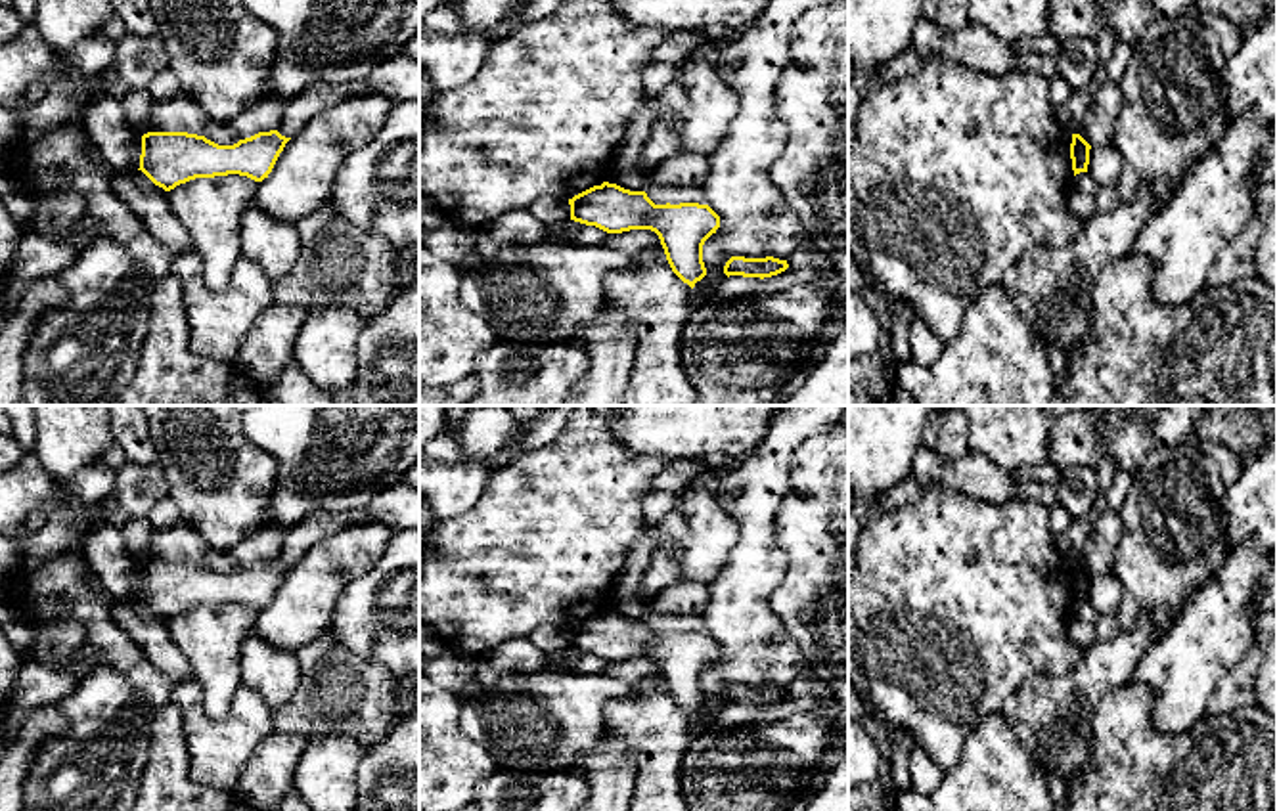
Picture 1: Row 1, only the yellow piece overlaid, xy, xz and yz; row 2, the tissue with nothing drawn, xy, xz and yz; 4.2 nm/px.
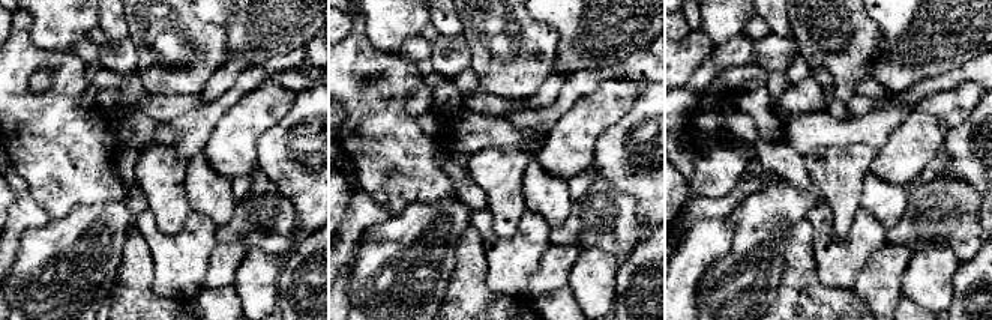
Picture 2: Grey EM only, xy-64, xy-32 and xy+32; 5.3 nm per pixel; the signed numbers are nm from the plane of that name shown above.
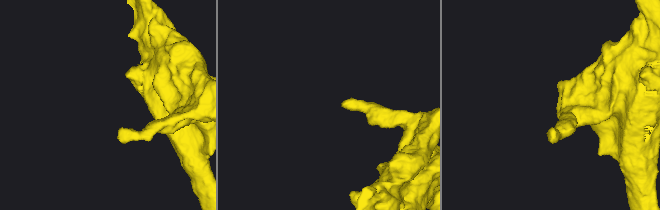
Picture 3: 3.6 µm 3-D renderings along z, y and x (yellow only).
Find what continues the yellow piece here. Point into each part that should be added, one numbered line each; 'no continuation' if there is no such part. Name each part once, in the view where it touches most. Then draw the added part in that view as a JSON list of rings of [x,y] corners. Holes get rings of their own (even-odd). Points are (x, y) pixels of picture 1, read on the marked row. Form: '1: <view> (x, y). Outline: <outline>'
no continuation

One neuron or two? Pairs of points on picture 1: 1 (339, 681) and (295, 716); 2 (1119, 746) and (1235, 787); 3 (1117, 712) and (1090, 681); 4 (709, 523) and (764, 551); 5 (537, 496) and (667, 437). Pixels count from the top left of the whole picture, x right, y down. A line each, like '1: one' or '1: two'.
1: one
2: one
3: two
4: two
5: two

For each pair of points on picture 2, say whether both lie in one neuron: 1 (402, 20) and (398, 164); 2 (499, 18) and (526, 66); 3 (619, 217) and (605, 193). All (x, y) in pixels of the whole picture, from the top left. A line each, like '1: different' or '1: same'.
1: different
2: same
3: same

